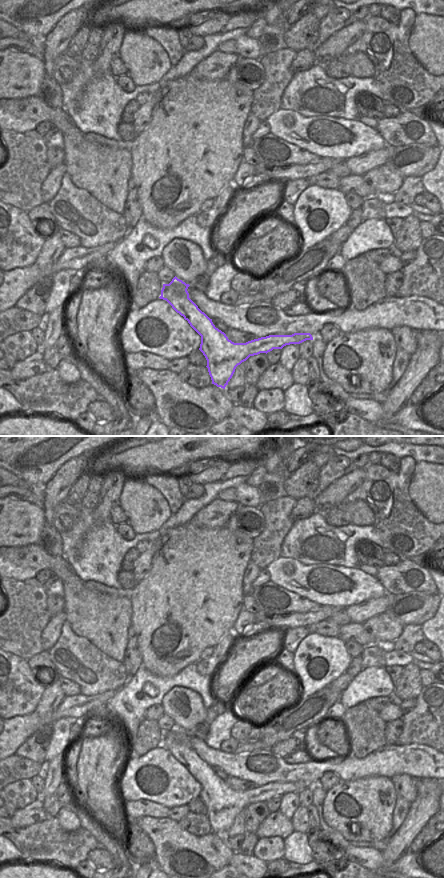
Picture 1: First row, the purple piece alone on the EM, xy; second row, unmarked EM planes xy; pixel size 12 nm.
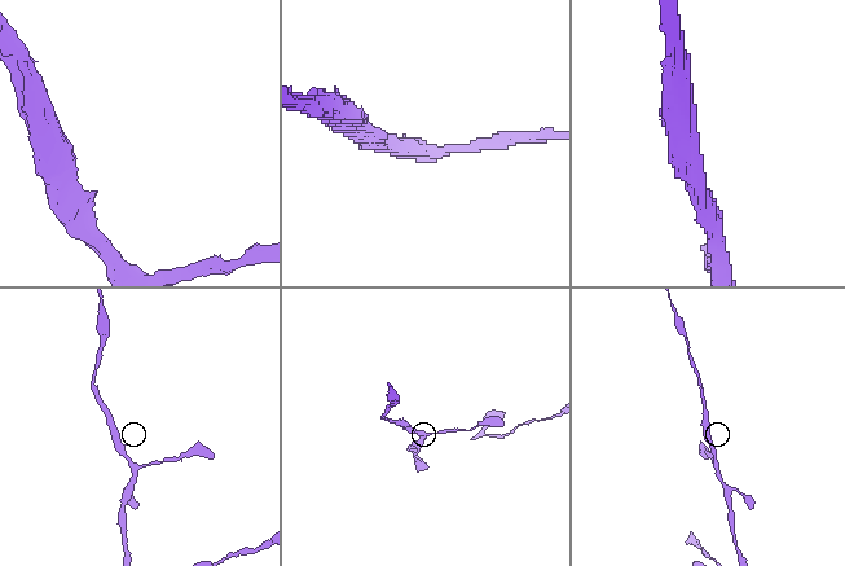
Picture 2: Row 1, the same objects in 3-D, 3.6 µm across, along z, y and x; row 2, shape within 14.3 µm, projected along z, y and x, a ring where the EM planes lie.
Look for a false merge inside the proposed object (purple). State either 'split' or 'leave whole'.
leave whole

